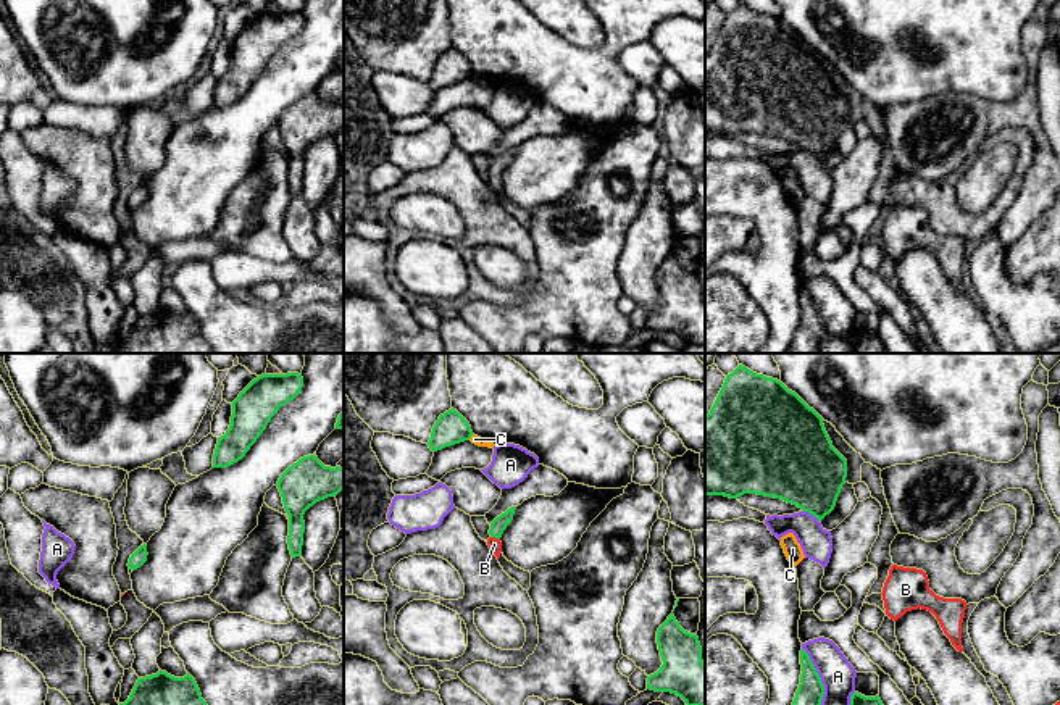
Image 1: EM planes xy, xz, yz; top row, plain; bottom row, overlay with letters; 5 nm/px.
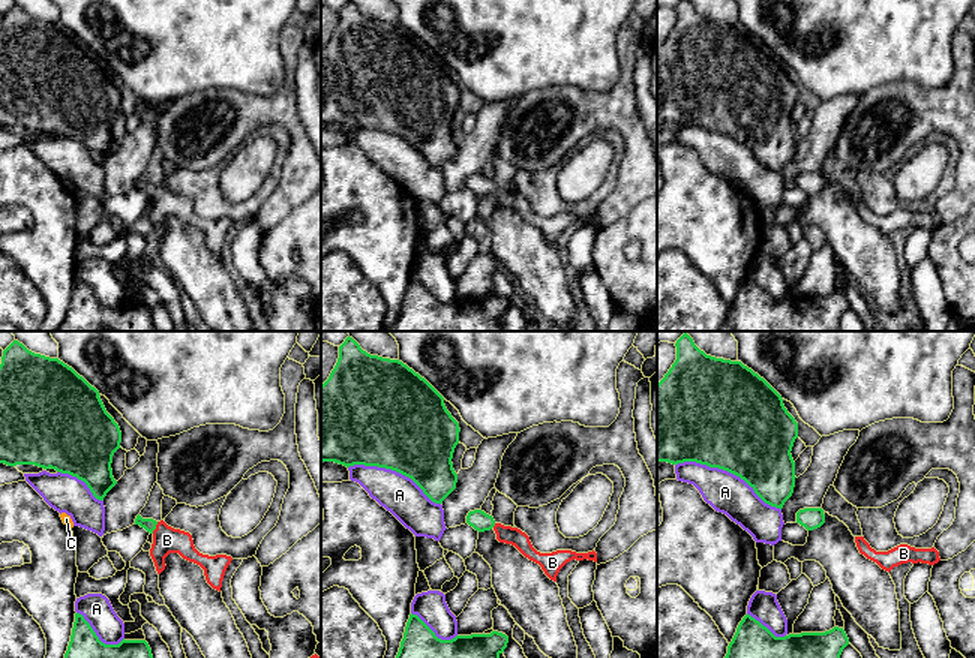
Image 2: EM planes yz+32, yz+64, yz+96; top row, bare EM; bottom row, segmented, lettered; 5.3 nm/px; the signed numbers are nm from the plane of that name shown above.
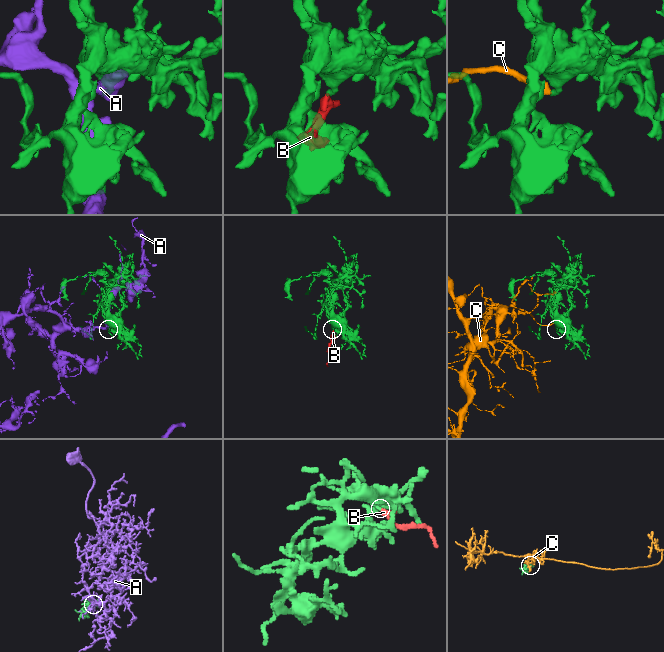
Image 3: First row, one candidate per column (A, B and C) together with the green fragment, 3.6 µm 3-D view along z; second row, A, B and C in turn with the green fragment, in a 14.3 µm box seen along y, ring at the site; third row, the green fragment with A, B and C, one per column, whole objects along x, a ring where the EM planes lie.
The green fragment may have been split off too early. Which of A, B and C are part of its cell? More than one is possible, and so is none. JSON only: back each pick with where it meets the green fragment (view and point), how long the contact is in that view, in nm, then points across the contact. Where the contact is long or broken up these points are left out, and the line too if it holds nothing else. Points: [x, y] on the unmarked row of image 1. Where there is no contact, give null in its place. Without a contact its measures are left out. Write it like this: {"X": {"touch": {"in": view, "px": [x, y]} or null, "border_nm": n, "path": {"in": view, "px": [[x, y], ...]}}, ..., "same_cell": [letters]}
{"B": {"touch": {"in": "xz", "px": [496, 176]}, "border_nm": 50, "path": {"in": "xz", "px": [[499, 163], [496, 176], [494, 183]]}}, "same_cell": ["B"]}

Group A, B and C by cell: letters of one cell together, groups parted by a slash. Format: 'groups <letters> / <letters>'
groups A / B / C

